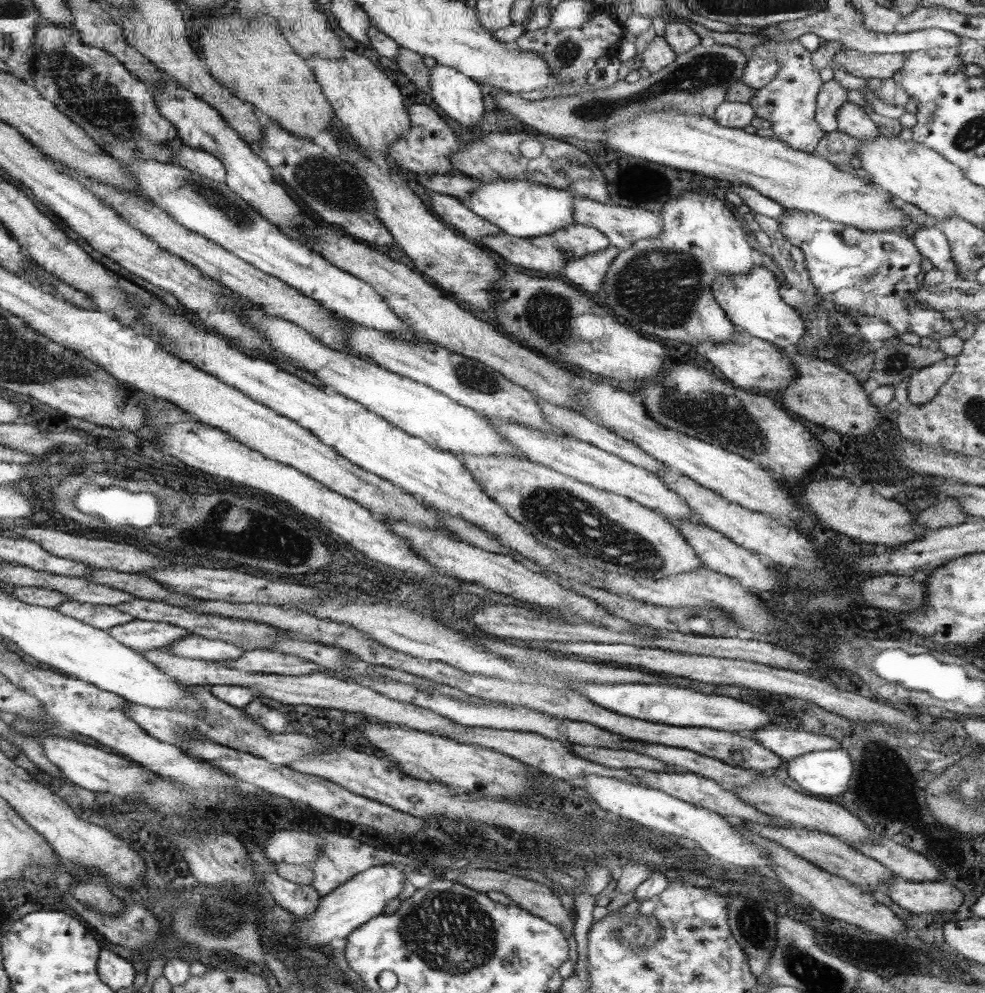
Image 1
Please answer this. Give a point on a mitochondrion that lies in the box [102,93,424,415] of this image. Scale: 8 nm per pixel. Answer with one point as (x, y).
(218, 200)

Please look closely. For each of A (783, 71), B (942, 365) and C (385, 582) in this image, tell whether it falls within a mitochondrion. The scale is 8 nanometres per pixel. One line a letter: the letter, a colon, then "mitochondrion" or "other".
A: other
B: other
C: other

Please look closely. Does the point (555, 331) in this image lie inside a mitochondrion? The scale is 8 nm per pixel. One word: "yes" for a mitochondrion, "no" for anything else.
yes

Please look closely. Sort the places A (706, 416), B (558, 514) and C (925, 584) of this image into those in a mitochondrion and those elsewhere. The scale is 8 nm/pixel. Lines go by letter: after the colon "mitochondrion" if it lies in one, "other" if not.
A: mitochondrion
B: mitochondrion
C: other

